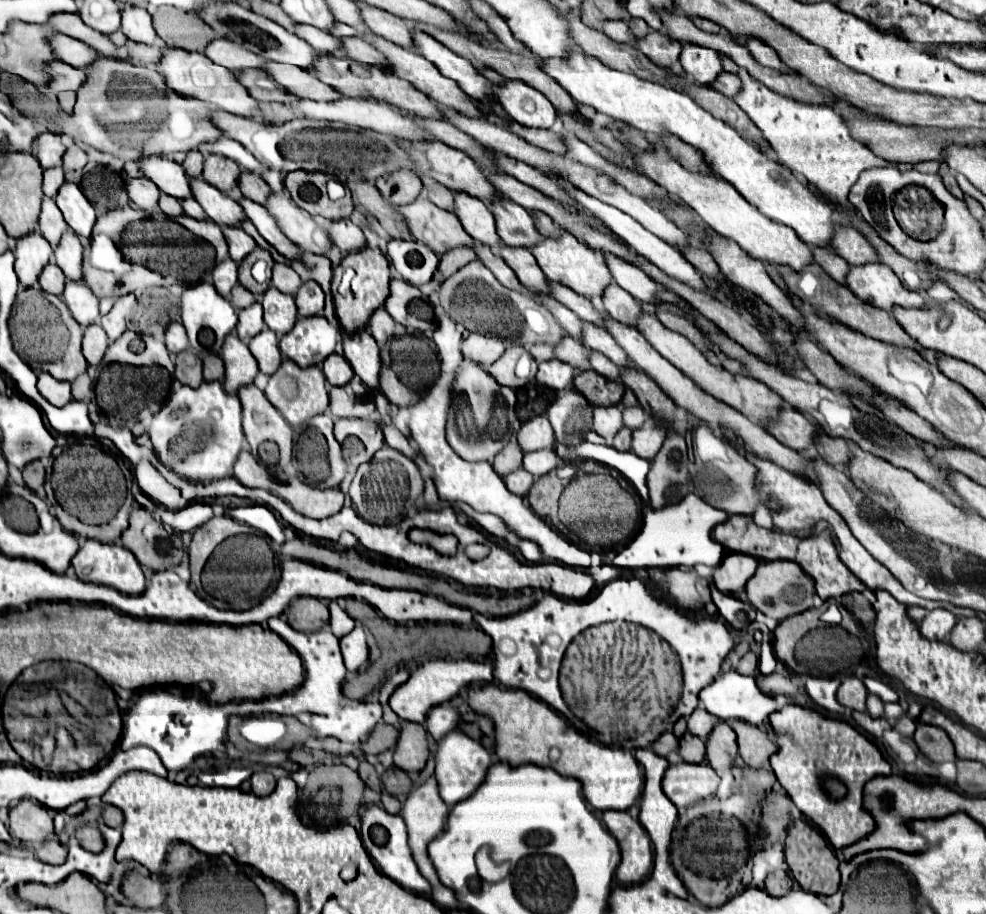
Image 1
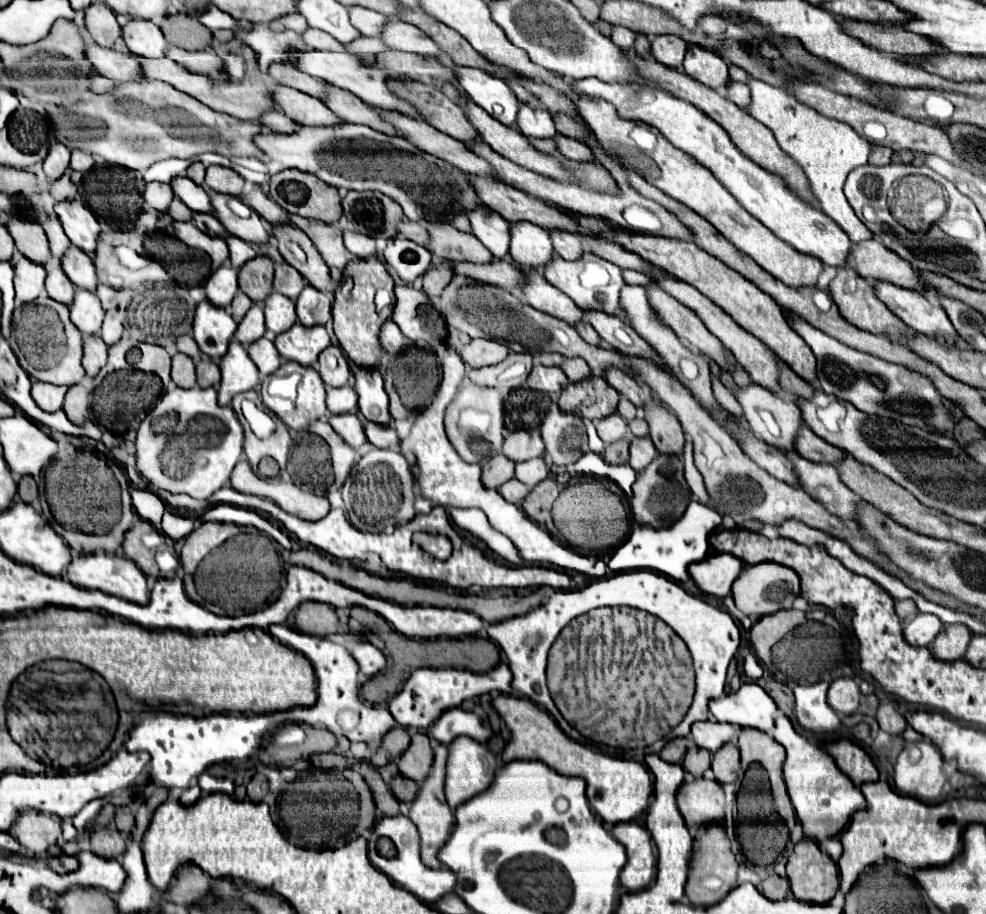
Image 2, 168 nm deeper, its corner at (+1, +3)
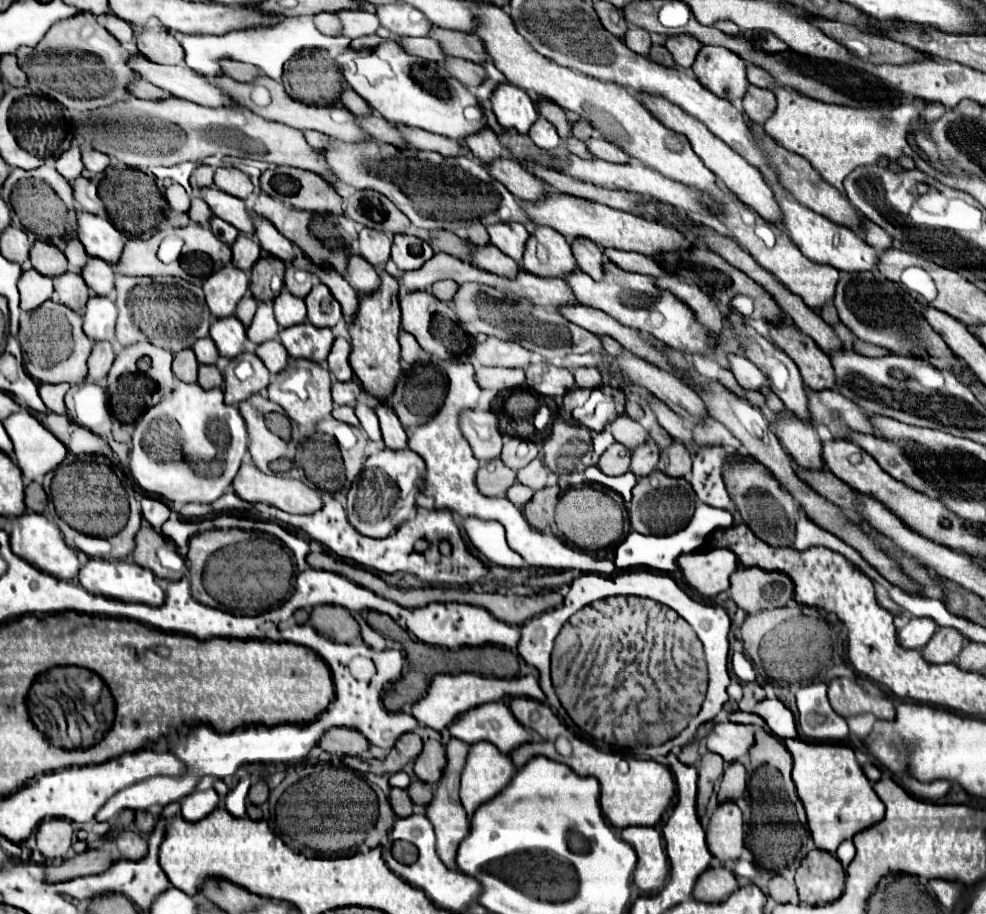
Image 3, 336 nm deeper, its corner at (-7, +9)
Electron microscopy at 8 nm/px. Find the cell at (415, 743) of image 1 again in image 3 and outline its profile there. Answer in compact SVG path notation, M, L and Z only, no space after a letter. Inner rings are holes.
M427 741L415 759L413 771L425 783L437 783L445 767L445 749L439 741Z

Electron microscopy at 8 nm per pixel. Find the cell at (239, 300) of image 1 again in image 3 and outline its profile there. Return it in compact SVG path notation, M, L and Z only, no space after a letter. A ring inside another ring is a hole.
M245 295L245 297L239 301L239 307L237 307L237 311L235 311L235 317L237 317L245 327L249 327L255 311L257 311L257 301L255 301L251 295Z

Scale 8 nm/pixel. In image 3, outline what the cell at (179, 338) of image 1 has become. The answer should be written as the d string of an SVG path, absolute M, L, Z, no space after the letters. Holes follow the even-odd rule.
M210 337L197 339L193 343L193 351L197 355L199 363L207 363L209 365L209 363L217 363L217 359L219 359L217 347L215 347L215 343L211 341Z

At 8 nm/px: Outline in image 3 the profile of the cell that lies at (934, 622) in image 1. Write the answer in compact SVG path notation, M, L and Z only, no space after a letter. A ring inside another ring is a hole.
M913 617L899 631L899 645L905 649L923 649L935 635L937 623L931 617Z

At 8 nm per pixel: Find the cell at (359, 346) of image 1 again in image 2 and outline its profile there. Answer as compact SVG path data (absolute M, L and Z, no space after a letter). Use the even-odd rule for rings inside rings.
M353 369L355 373L355 391L359 395L359 411L365 415L365 419L377 423L377 425L389 425L389 399L383 389L383 379L379 371L371 369Z

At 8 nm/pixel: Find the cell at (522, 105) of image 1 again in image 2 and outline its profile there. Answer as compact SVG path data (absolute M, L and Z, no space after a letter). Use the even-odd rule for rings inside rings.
M521 105L519 109L517 127L525 137L531 137L531 139L553 139L557 135L551 115L543 109L533 111L527 105Z

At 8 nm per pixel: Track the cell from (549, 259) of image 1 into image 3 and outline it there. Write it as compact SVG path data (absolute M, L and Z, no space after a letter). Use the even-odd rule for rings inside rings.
M603 259L603 273L603 279L595 281L591 279L591 275L583 273L581 269L575 269L563 279L571 287L579 303L589 303L591 307L601 309L609 317L617 319L621 325L637 329L641 333L649 333L673 349L687 345L687 339L697 335L697 323L691 311L687 311L687 305L675 299L675 295L671 295L669 291L659 291L653 285L651 277L623 271L611 259Z

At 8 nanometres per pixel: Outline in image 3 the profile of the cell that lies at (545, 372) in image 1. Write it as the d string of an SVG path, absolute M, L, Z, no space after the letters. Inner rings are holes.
M535 363L527 369L527 385L541 395L561 397L575 387L575 379L567 369L559 369L547 363Z

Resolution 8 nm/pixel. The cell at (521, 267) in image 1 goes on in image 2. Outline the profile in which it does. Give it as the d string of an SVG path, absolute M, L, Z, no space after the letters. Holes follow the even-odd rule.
M523 269L527 275L527 285L523 287L523 301L541 313L551 313L553 317L559 317L561 321L567 321L571 325L577 325L583 321L583 311L559 289L549 285L539 271L535 269Z

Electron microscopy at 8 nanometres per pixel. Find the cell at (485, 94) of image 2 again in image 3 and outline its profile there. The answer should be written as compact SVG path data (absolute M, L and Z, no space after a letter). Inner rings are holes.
M499 83L499 87L495 87L491 107L505 129L517 129L519 133L527 133L531 123L537 119L531 97L511 83Z

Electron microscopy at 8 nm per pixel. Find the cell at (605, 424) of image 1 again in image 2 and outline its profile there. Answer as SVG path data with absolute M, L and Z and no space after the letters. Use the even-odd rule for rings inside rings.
M613 413L613 415L605 417L605 419L595 421L595 427L597 427L599 437L605 443L615 443L615 441L621 441L621 439L629 439L627 423L619 413Z

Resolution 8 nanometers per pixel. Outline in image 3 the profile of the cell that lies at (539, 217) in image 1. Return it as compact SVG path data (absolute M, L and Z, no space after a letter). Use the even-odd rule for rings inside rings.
M577 237L573 239L571 243L571 249L573 249L573 257L577 259L577 265L581 271L585 273L591 273L593 279L603 279L603 251L599 249L599 245L591 243L589 239L583 239L583 237Z

